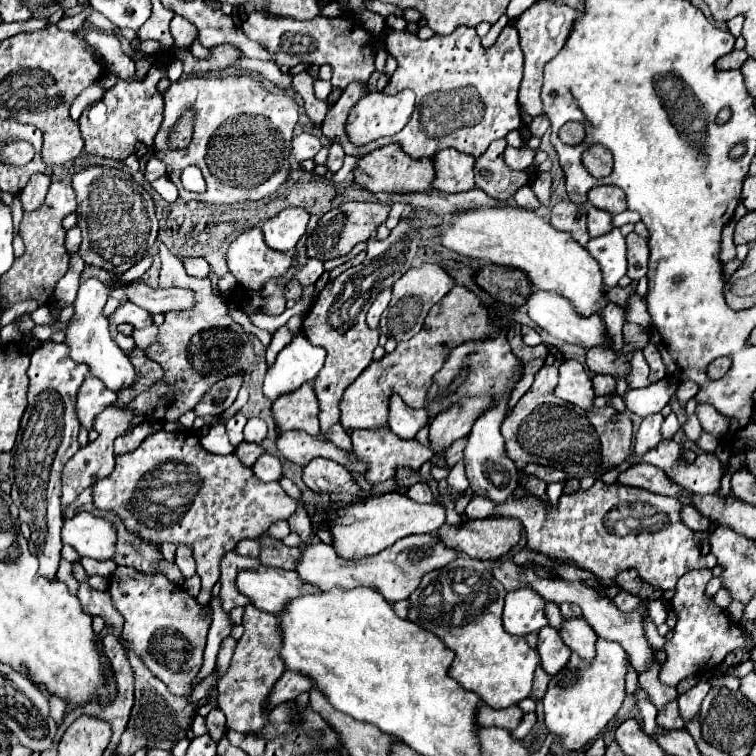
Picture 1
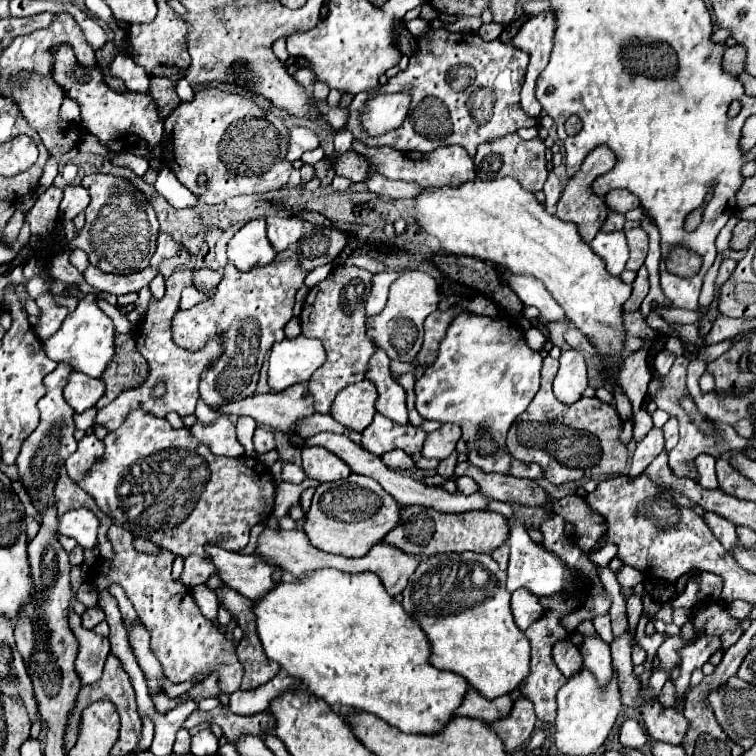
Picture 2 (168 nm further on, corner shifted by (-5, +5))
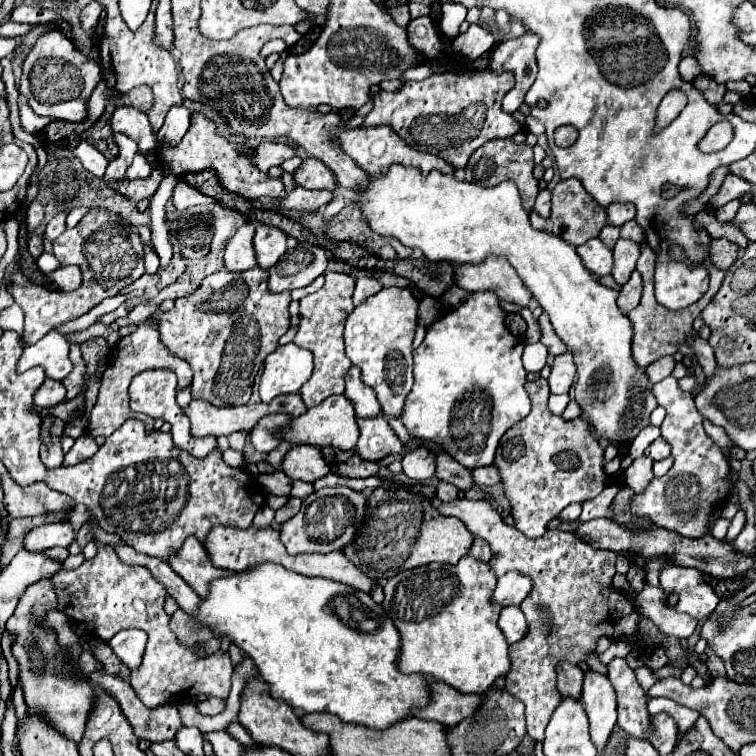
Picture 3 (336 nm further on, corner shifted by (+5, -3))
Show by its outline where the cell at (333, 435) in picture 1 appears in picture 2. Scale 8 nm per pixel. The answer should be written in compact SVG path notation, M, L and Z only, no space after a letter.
M314 413L312 417L300 421L294 433L298 433L300 437L310 437L310 435L316 435L316 433L320 433L320 431L346 433L346 427L340 425L332 415L320 415L320 413Z

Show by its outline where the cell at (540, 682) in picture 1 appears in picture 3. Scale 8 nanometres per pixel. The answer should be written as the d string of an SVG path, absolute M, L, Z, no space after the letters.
M432 499L432 505L436 505L442 515L458 517L474 535L488 541L492 549L492 569L498 577L508 571L518 571L534 581L534 589L520 605L528 621L528 633L522 641L510 645L510 671L506 675L506 691L526 705L528 735L534 741L544 739L544 729L562 701L556 689L556 665L560 661L574 665L584 663L588 653L594 653L600 637L624 639L632 649L640 647L640 641L644 641L644 649L656 649L666 643L668 637L660 627L640 615L634 603L612 585L612 577L616 575L614 551L594 549L578 535L558 529L538 539L528 539L518 529L508 527L488 501L456 499L444 505L440 499Z

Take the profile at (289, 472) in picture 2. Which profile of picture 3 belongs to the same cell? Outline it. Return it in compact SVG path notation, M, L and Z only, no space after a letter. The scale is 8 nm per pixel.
M294 481L294 485L292 485L292 497L300 497L300 499L304 499L304 497L308 497L312 491L314 491L314 485L312 485L312 483Z

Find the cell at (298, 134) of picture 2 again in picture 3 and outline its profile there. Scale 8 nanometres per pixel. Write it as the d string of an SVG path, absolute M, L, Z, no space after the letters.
M264 141L264 143L260 143L260 145L254 149L250 161L254 161L254 165L256 165L260 171L268 171L270 167L280 165L282 161L286 161L286 159L290 159L290 157L294 157L294 155L296 155L294 149L288 147L288 145L284 145L284 143Z

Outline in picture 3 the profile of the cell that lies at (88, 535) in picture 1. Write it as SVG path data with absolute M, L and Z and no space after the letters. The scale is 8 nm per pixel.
M70 521L40 525L40 527L34 527L32 533L26 533L24 549L44 551L50 547L70 547L72 539L74 539L74 531Z

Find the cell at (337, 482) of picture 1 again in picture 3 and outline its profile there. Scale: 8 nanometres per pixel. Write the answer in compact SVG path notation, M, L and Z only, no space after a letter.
M294 445L286 453L280 469L290 479L300 479L300 481L308 481L308 483L330 473L330 465L324 461L322 451L316 447L310 447L310 445Z

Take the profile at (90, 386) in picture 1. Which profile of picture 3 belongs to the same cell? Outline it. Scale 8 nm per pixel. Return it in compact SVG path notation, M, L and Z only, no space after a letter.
M44 379L44 383L38 387L38 393L34 393L36 407L52 407L66 399L66 389L60 381Z

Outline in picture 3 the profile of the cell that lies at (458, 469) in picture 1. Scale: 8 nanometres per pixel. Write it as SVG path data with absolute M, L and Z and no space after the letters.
M506 573L498 579L496 591L492 595L492 601L498 603L500 607L508 607L508 605L520 605L522 599L530 593L532 589L532 581L530 577L522 575L522 573Z

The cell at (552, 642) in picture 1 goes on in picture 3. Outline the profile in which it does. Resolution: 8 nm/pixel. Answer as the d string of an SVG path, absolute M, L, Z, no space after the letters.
M560 663L556 671L558 671L558 689L560 689L562 697L580 699L584 671L572 663Z

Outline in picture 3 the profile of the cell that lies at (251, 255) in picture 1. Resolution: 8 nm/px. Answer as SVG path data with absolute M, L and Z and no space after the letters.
M246 223L236 231L232 239L228 239L224 253L224 263L228 271L246 271L256 267L252 237L254 237L254 225Z

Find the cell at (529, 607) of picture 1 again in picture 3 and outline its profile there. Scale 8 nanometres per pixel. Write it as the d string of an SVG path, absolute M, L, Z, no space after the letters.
M504 607L500 611L500 617L498 617L498 627L500 631L504 633L506 641L512 645L516 641L520 641L526 631L528 631L528 625L526 625L526 619L524 615L520 613L520 607Z

